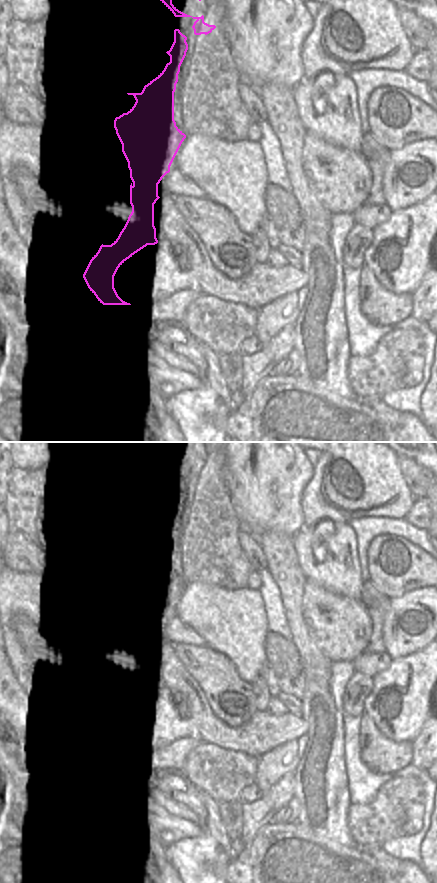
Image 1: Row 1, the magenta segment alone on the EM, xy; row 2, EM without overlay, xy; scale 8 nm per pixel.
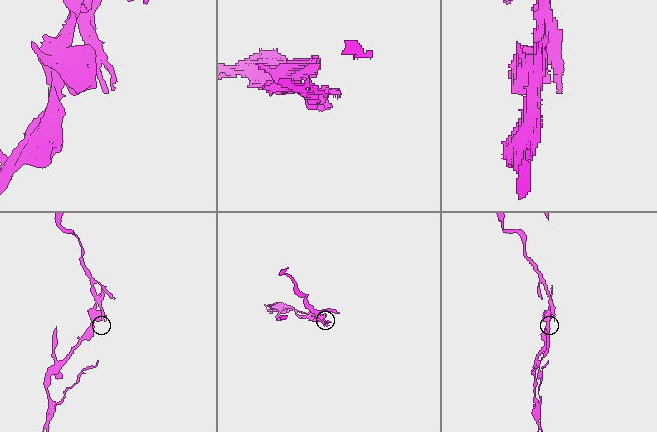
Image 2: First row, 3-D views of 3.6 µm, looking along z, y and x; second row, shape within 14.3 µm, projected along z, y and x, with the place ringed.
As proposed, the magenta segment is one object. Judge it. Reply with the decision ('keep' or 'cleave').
keep

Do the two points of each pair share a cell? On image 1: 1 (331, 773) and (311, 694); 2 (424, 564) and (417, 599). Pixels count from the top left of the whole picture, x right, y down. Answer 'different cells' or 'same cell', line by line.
1: same cell
2: different cells

